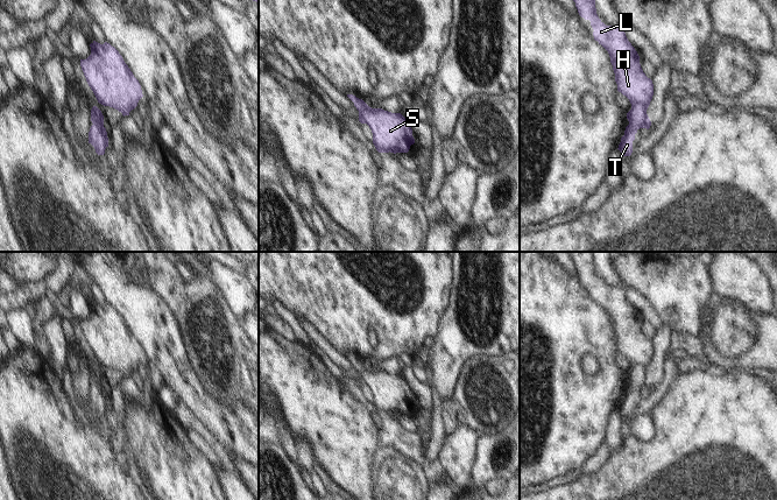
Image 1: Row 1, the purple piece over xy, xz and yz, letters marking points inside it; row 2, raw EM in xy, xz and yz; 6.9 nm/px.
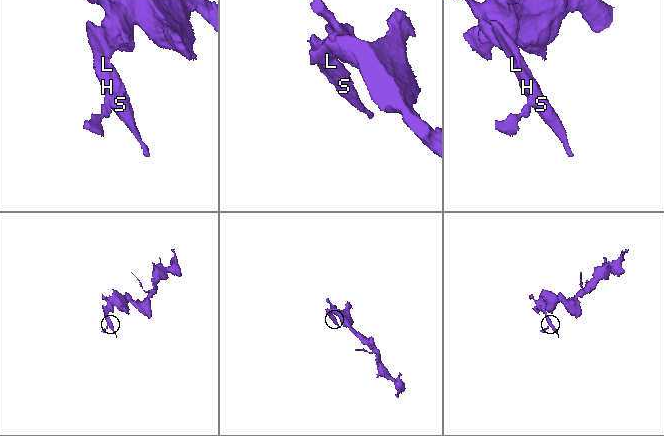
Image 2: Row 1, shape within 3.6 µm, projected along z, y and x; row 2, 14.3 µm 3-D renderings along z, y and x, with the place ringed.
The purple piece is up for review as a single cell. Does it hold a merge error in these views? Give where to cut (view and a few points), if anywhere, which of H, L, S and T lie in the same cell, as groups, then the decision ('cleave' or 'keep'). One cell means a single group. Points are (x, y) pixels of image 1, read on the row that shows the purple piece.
cut none; groups H L S T; keep

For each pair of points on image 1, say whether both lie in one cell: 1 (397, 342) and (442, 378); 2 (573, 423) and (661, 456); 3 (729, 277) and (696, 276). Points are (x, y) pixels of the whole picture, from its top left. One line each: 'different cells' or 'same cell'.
1: different cells
2: different cells
3: different cells

